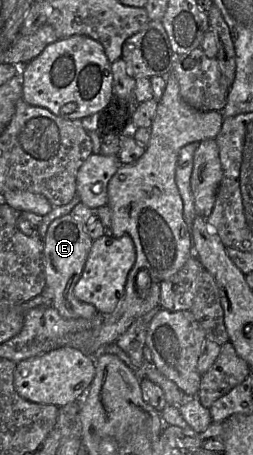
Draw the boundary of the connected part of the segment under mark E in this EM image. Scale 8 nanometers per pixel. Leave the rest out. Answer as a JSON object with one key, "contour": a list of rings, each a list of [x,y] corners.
{"contour":[[[71,214],[53,220],[43,239],[44,273],[46,287],[52,292],[52,306],[66,319],[91,319],[98,311],[91,304],[79,301],[73,292],[80,279],[93,240],[85,231],[85,225]]]}

